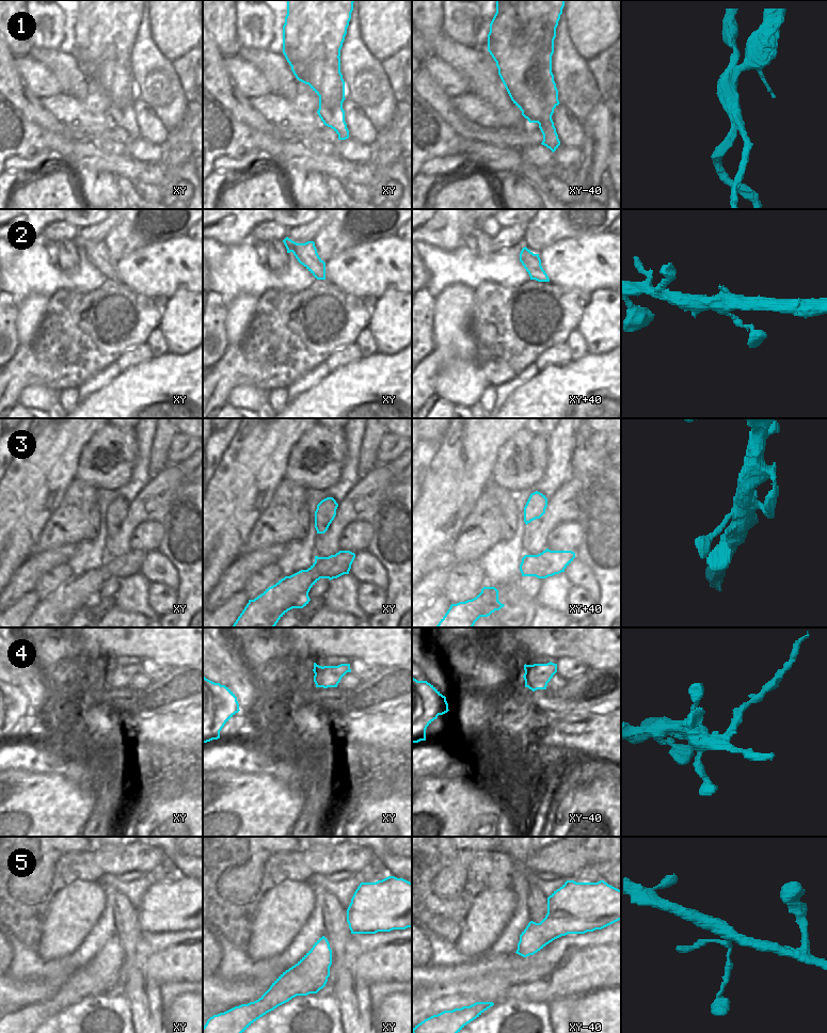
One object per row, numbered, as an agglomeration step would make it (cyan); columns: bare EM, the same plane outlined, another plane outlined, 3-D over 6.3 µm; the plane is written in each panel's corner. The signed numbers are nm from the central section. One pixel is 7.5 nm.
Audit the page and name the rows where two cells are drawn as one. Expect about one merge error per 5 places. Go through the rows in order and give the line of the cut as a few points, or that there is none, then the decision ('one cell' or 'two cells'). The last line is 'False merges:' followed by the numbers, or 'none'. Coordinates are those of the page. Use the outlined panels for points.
1: xy-40 (519, 0), (518, 16), (523, 31), (511, 44), (553, 40) | two cells
2: no cut | one cell
3: no cut | one cell
4: xy-40 (524, 665), (538, 671), (536, 680), (542, 680), (546, 683) | two cells
5: no cut | one cell
False merges: 1, 4

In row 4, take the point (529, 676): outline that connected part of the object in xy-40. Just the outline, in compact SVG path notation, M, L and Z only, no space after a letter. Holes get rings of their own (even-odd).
M524 665L525 673L523 676L525 680L525 687L528 687L532 692L537 689L546 689L547 683L543 681L536 681L539 671L538 670L530 670Z

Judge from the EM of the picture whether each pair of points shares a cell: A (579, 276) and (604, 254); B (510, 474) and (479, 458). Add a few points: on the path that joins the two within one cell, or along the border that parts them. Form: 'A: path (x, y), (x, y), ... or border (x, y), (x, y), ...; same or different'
A: path (585, 269), (597, 257), (597, 254); same
B: border (504, 442), (494, 464), (491, 481); different

